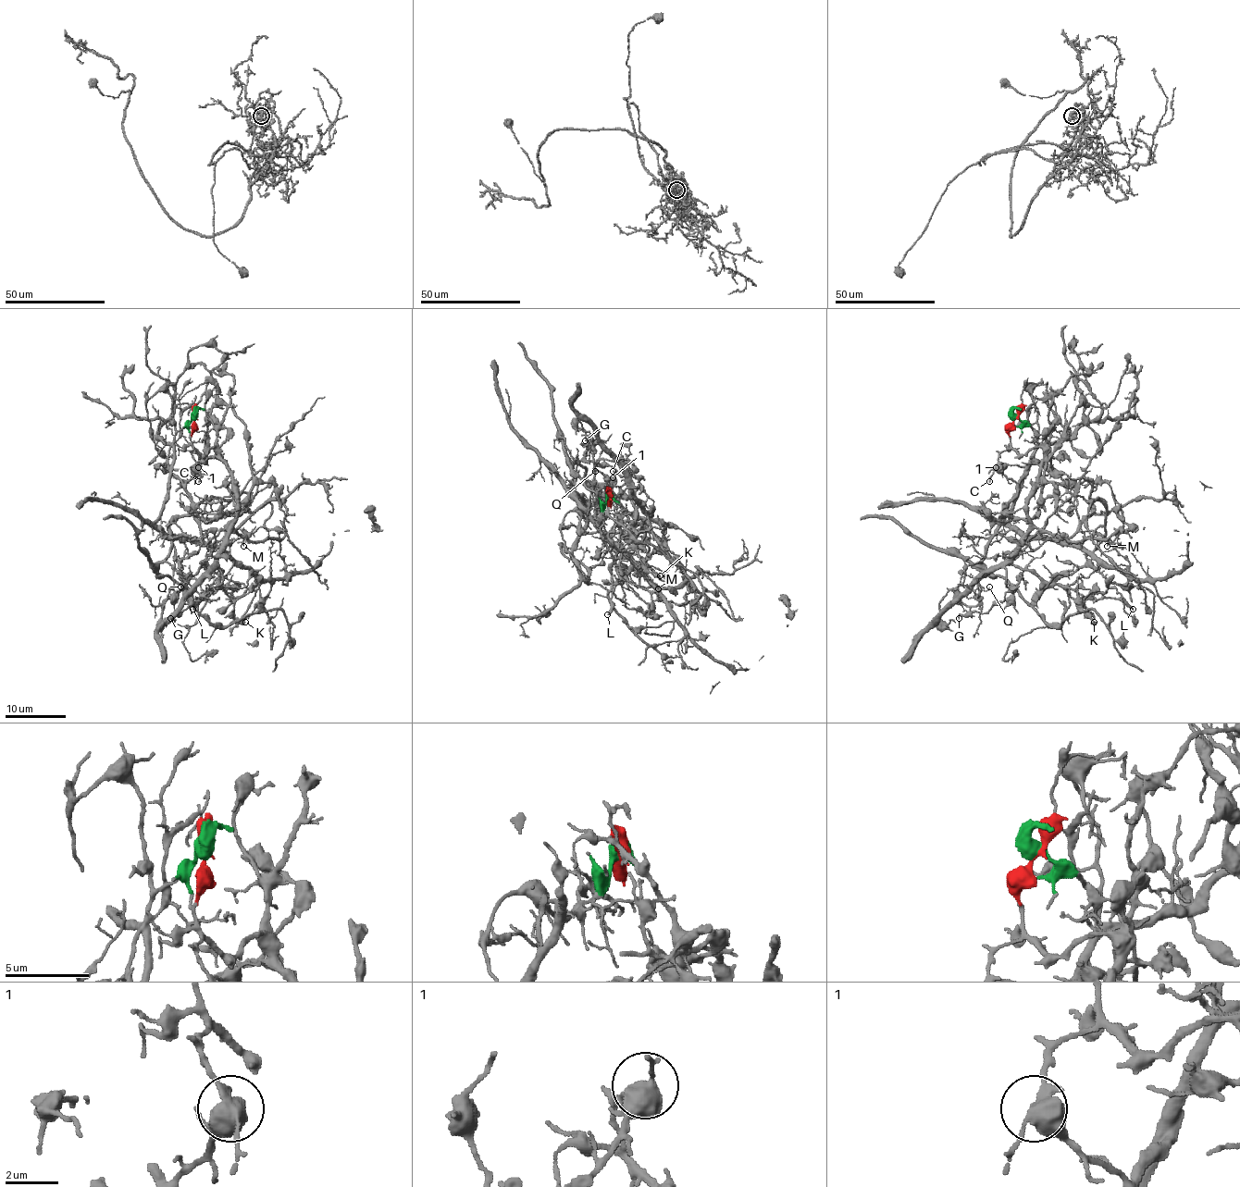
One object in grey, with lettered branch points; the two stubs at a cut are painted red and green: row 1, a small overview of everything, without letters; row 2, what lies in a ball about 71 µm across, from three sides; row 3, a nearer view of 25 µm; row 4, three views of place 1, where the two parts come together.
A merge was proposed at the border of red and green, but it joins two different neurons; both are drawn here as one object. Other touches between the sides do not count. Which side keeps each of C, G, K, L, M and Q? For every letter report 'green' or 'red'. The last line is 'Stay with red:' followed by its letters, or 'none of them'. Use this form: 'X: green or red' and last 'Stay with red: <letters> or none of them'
C: red
G: red
K: red
L: red
M: red
Q: green
Stay with red: C, G, K, L, M

